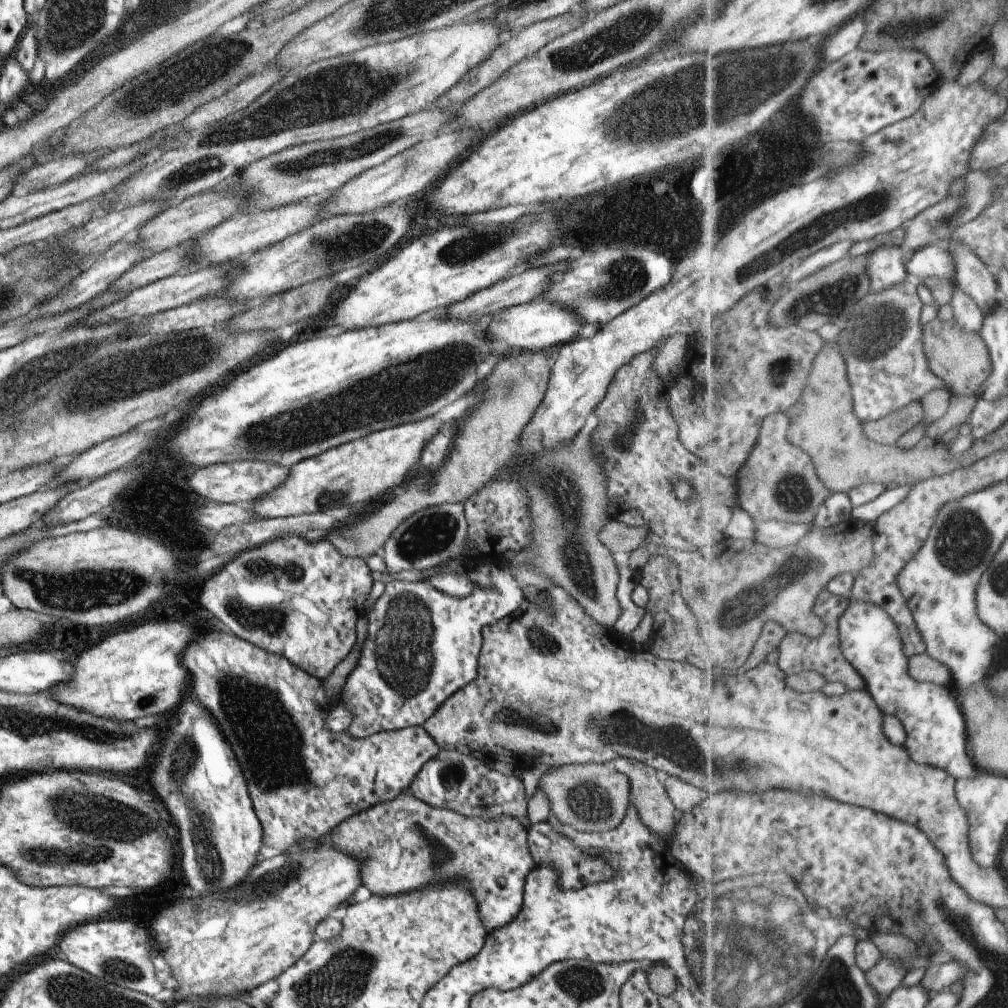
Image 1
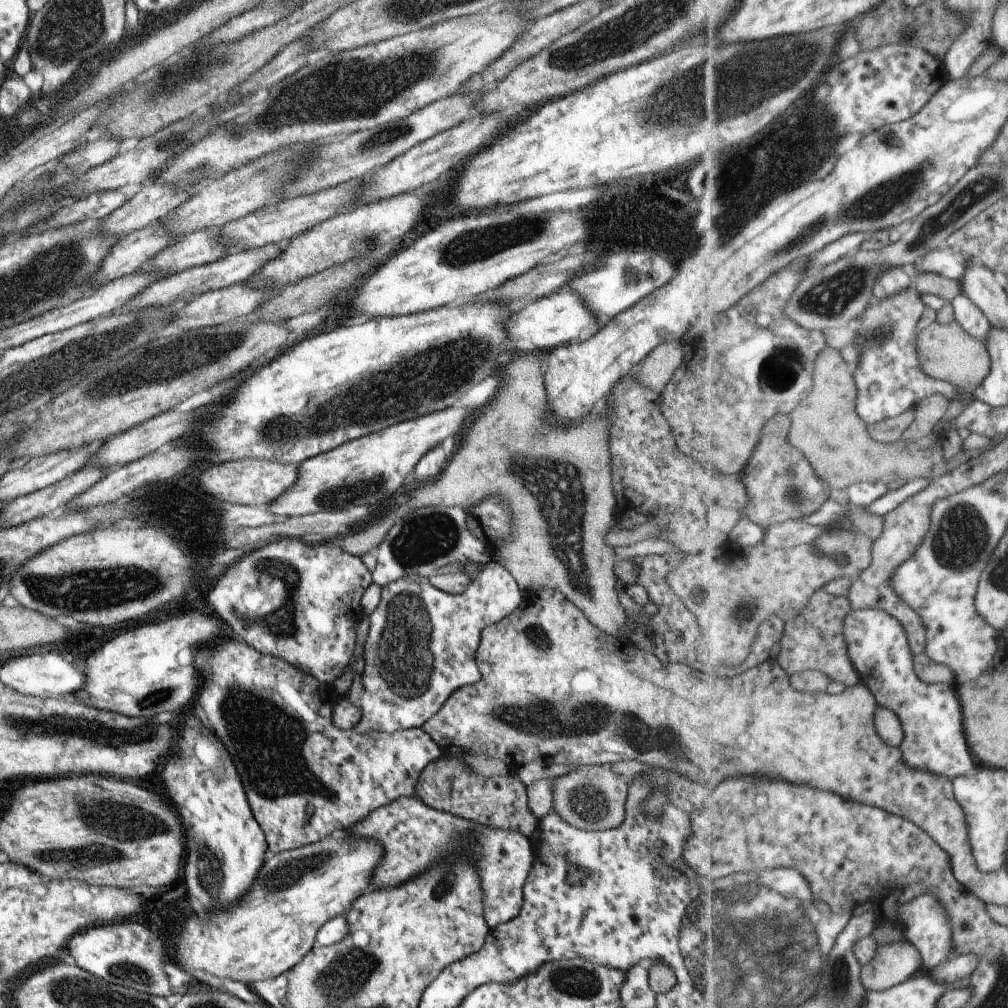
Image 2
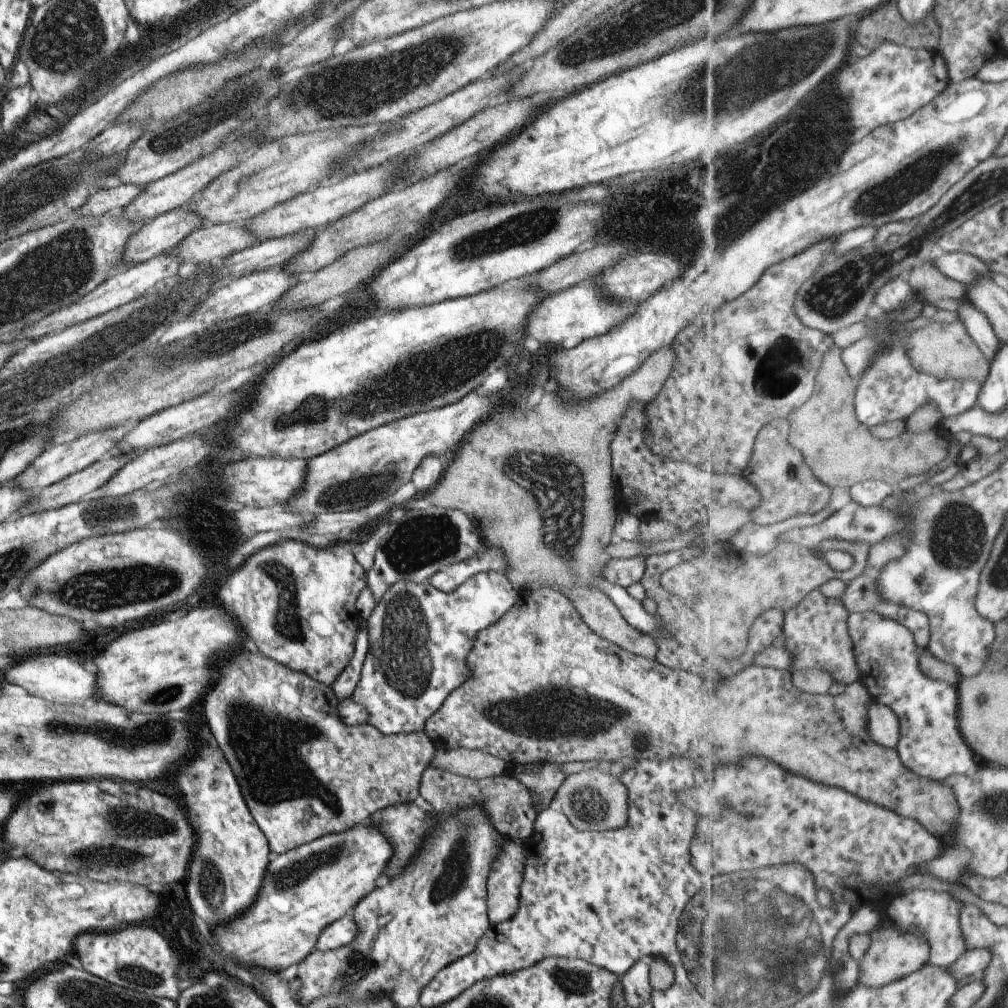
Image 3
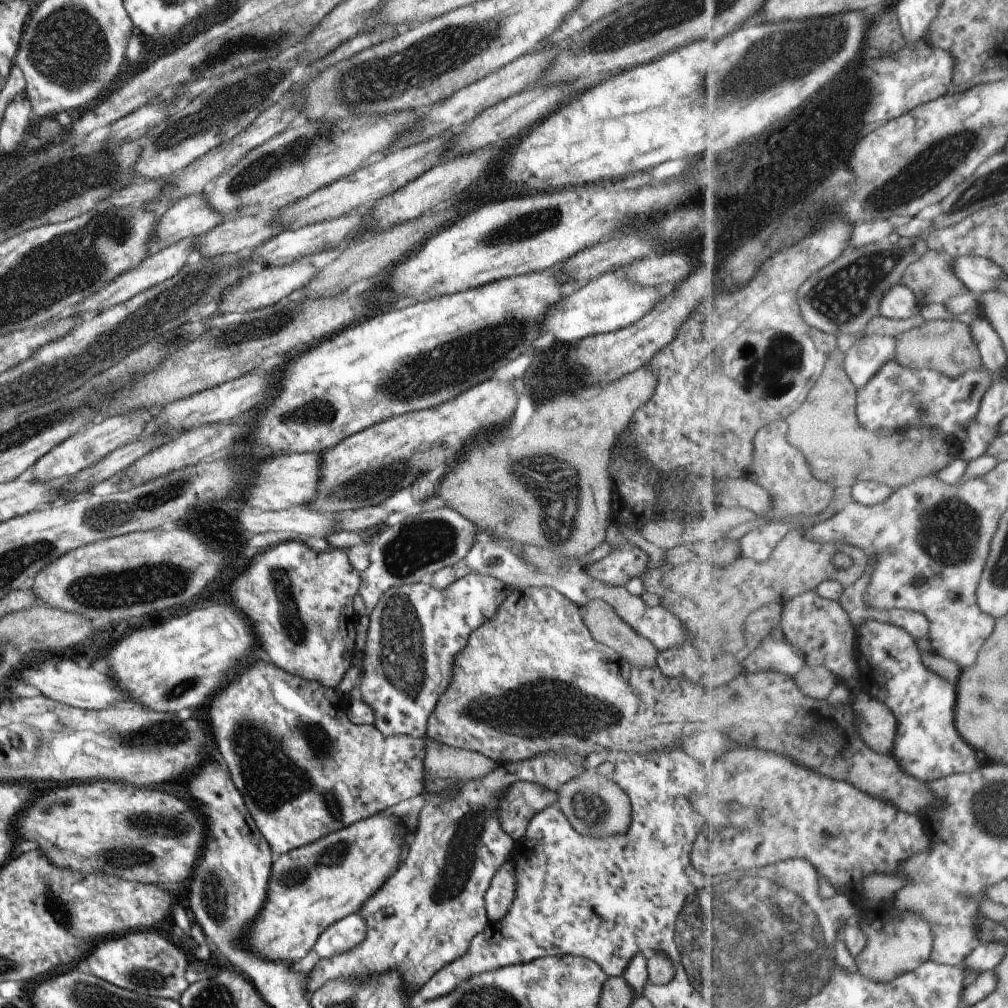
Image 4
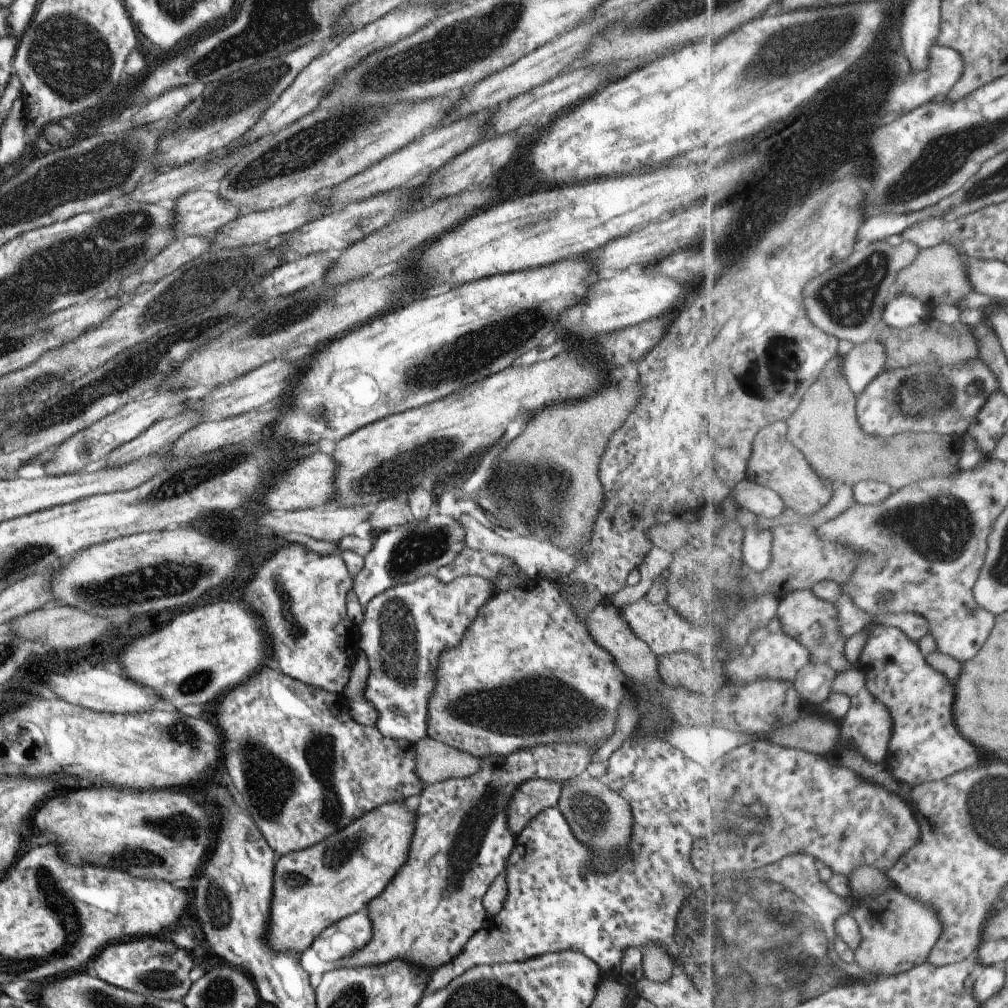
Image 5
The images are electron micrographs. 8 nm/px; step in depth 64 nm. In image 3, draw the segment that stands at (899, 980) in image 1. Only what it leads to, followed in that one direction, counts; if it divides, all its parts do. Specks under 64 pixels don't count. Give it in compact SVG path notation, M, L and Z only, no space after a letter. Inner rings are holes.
M887 922L887 925L882 924L875 930L871 930L869 935L871 936L871 946L865 952L865 958L857 960L860 983L863 986L885 988L928 964L931 948L923 934L904 933Z

